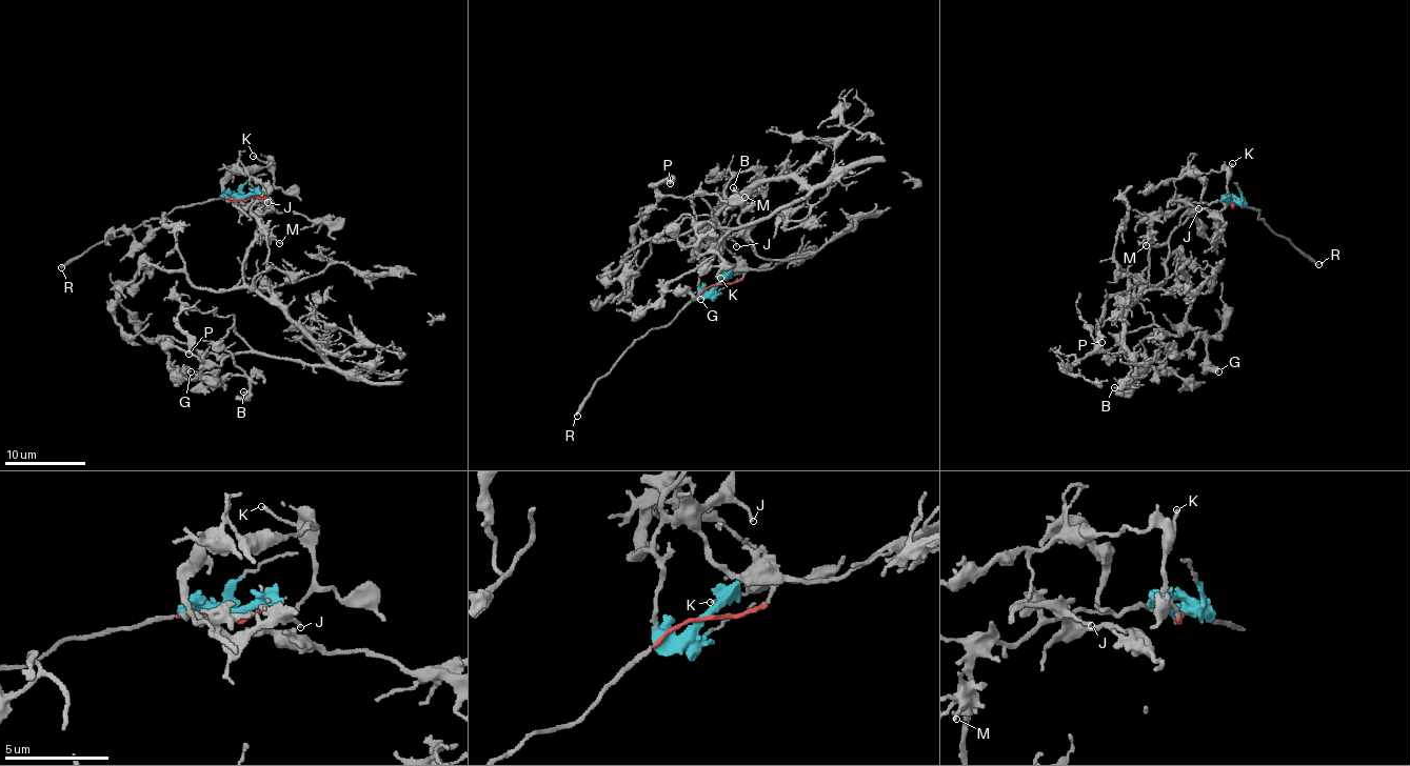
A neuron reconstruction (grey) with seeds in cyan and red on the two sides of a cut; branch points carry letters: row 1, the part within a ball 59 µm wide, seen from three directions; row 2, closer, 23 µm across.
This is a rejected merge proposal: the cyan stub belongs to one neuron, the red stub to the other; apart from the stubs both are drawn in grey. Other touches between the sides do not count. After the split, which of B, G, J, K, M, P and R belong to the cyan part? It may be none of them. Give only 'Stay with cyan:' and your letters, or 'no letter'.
Stay with cyan: B, G, J, M, P

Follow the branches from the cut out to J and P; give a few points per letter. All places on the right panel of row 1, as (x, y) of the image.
J: (1231, 206), (1237, 201), (1195, 203), (1190, 208), (1189, 204), (1198, 208)
P: (1231, 206), (1151, 226), (1126, 351), (1154, 359), (1138, 303), (1106, 301), (1103, 342)

